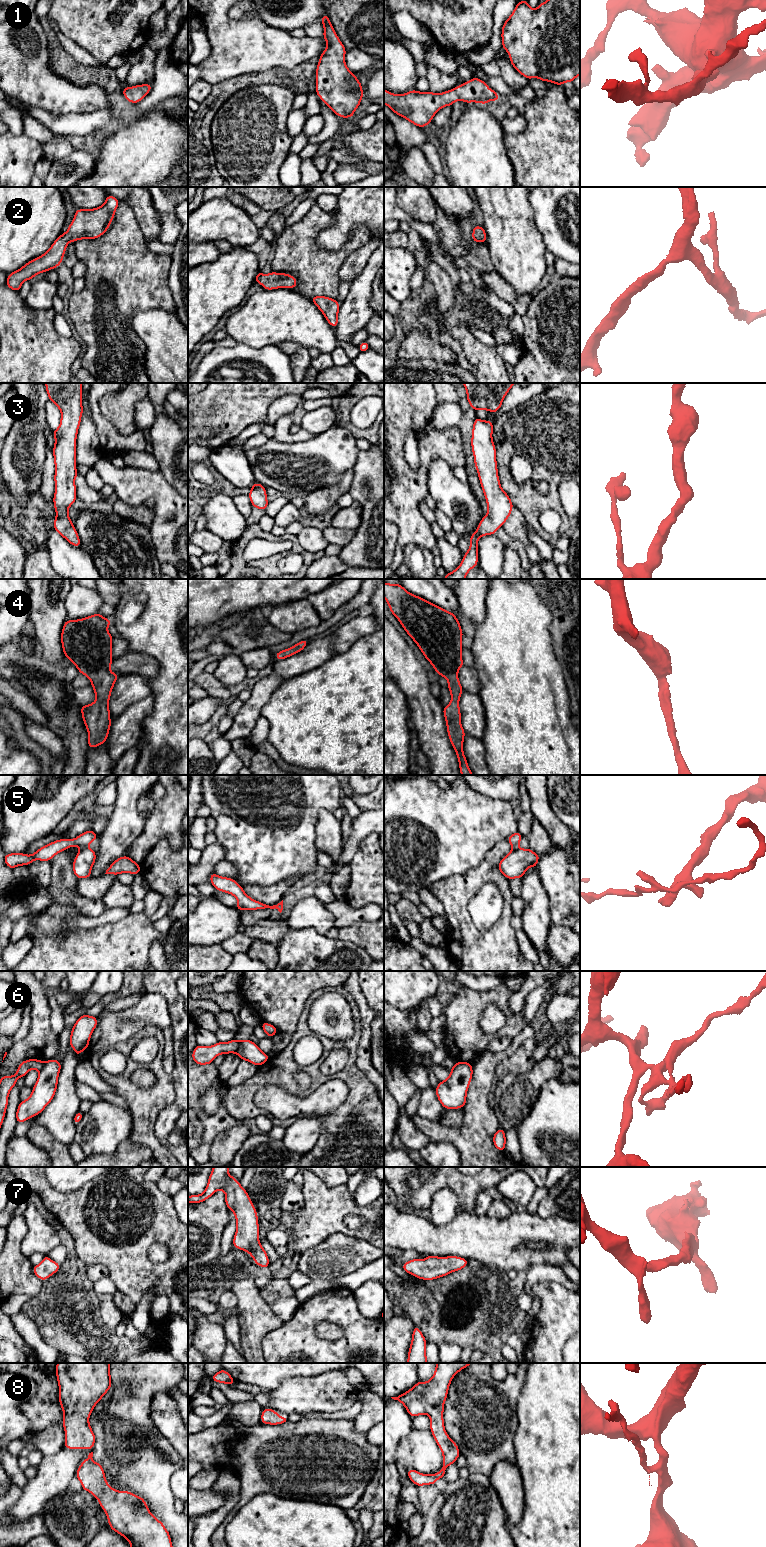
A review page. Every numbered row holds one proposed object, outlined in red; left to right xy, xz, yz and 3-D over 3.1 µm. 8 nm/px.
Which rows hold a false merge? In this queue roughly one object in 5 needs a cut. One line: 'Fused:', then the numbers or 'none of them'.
Fused: 5, 6

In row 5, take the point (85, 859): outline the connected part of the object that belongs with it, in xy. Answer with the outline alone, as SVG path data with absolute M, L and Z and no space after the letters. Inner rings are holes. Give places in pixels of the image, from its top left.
M83 847L73 861L73 873L78 879L91 878L91 868L96 861L96 852Z

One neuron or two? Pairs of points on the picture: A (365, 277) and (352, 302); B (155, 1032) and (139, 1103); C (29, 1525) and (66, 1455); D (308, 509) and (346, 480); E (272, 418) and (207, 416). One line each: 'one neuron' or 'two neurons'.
A: one neuron
B: one neuron
C: two neurons
D: one neuron
E: two neurons

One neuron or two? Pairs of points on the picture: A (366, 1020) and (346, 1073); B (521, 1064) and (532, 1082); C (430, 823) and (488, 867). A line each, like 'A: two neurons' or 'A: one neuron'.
A: two neurons
B: two neurons
C: two neurons

